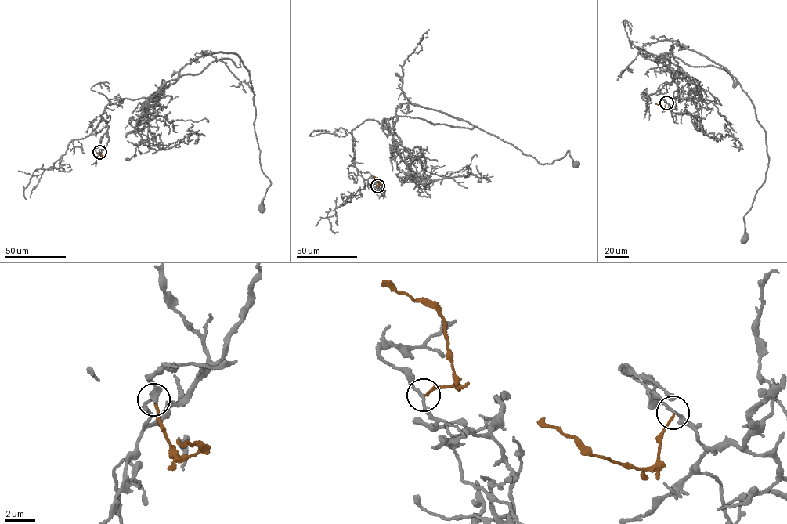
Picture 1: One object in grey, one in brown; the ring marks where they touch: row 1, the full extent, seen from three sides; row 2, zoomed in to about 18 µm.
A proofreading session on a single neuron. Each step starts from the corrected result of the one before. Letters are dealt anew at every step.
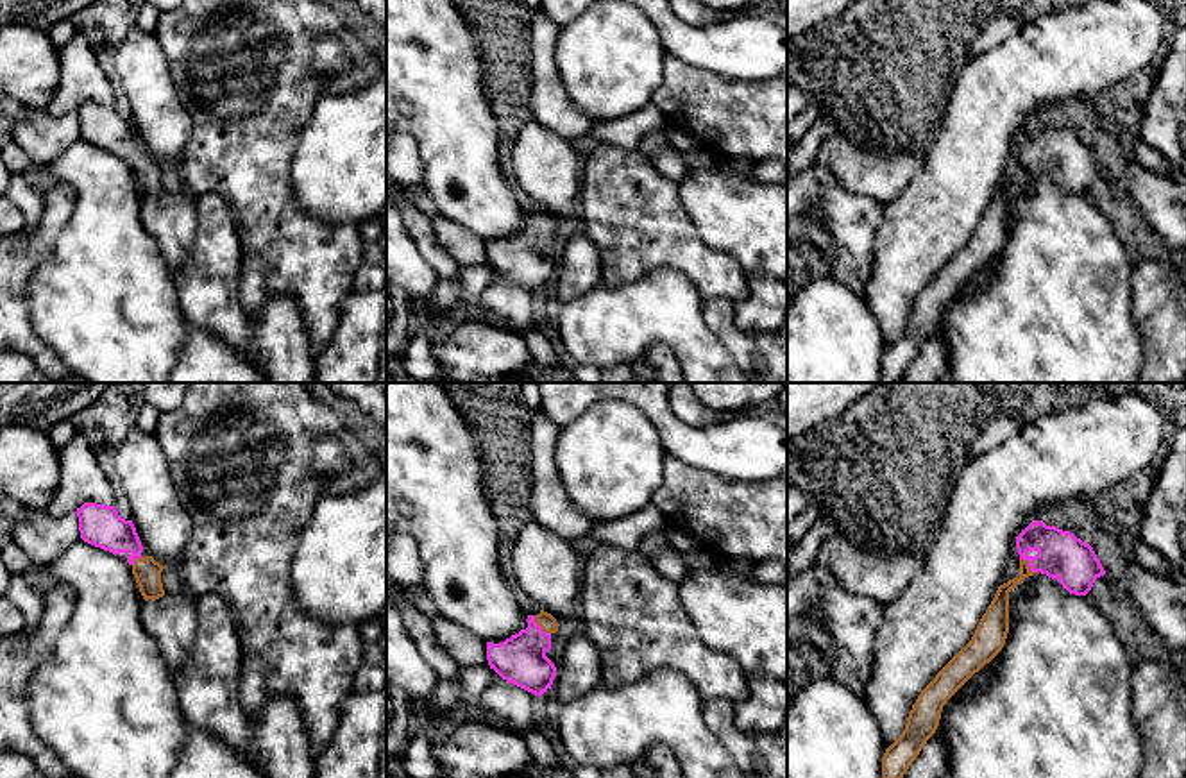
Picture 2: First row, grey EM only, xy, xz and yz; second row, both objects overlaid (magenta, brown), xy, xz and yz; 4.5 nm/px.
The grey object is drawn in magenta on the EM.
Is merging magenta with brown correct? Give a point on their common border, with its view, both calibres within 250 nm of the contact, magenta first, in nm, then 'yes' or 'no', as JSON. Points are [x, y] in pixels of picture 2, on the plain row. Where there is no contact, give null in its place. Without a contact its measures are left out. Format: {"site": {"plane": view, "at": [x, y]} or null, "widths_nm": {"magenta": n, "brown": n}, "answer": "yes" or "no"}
{"site": {"plane": "xz", "at": [539, 226]}, "widths_nm": {"magenta": 220, "brown": 80}, "answer": "yes"}

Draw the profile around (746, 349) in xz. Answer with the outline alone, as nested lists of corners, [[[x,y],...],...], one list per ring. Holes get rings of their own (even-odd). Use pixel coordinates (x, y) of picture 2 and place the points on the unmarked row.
[[[714,297],[703,304],[707,326],[730,351],[741,370],[753,383],[787,383],[787,333],[742,333],[733,322],[733,302]]]

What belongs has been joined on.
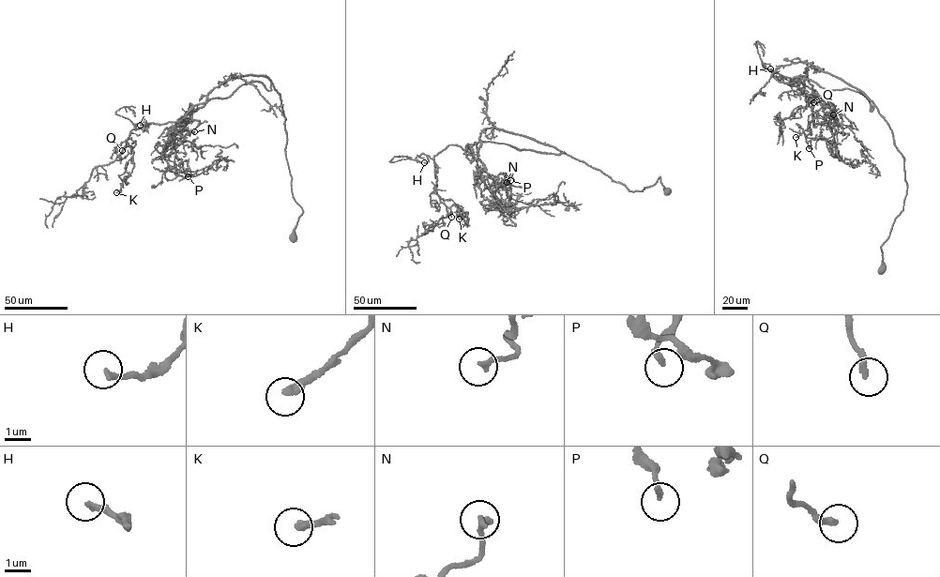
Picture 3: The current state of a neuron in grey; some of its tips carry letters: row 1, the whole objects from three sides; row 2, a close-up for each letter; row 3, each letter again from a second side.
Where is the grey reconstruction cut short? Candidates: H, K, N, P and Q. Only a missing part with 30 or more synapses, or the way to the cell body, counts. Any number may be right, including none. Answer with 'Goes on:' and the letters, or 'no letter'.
Goes on: K

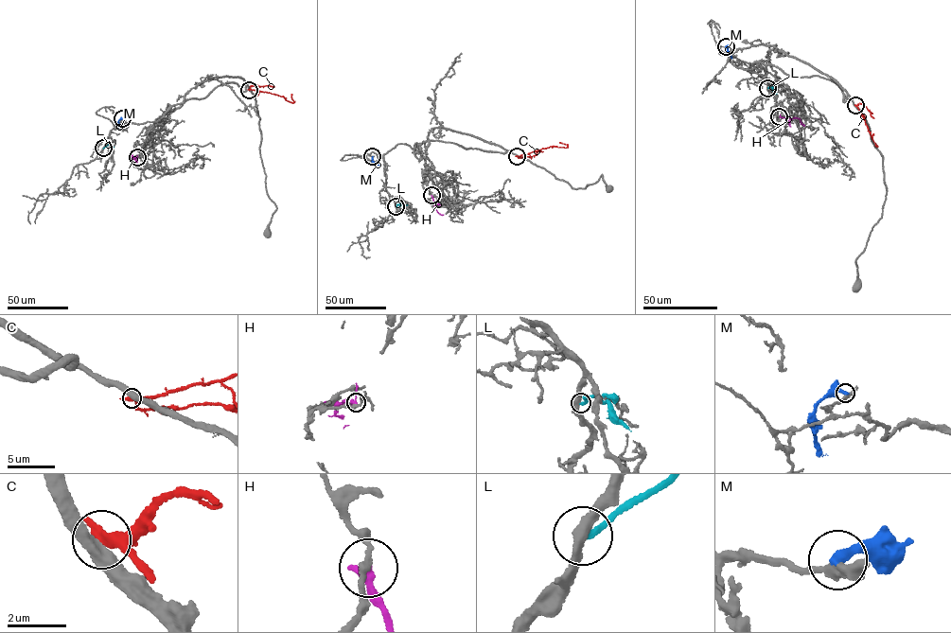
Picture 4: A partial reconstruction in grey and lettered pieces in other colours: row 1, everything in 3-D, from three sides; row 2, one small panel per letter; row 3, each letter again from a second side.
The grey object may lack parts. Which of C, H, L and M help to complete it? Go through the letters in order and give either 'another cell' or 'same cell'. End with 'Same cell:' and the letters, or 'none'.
C: another cell
H: another cell
L: another cell
M: another cell
Same cell: none

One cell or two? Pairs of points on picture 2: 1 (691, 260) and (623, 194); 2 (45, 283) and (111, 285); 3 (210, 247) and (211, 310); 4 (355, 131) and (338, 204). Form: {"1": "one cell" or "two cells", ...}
{"1": "one cell", "2": "one cell", "3": "one cell", "4": "one cell"}

